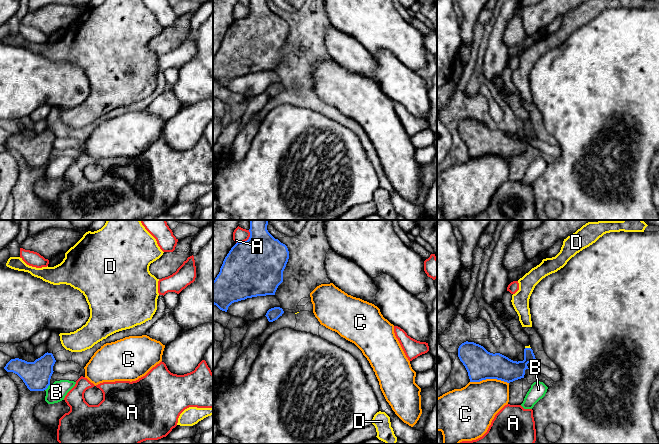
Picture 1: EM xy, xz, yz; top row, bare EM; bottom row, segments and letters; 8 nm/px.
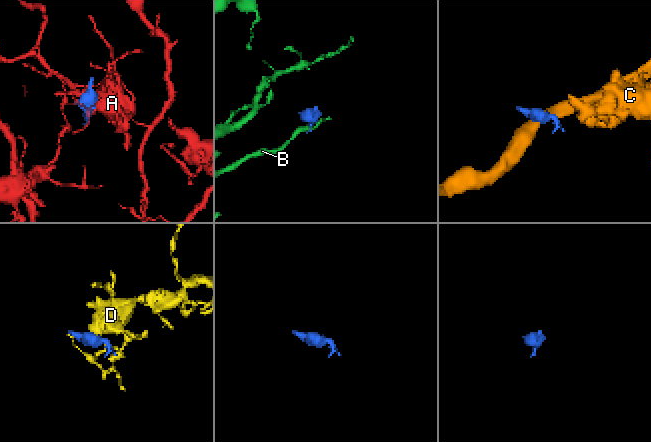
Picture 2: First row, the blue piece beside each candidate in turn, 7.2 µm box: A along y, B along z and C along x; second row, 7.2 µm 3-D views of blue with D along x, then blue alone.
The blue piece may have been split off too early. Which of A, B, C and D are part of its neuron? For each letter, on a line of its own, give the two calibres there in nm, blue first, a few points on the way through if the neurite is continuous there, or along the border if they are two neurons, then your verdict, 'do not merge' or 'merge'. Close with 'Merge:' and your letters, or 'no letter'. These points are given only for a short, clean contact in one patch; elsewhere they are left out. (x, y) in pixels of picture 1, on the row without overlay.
A: calibres 460 and 110 nm; do not merge
B: calibres 220 and 160 nm; border xy (50, 160), (45, 166); do not merge
C: calibres 240 and 360 nm; do not merge
D: calibres 190 and 20 nm; way yz (505, 145), (517, 145), (528, 124), (529, 121); merge
Merge: D

